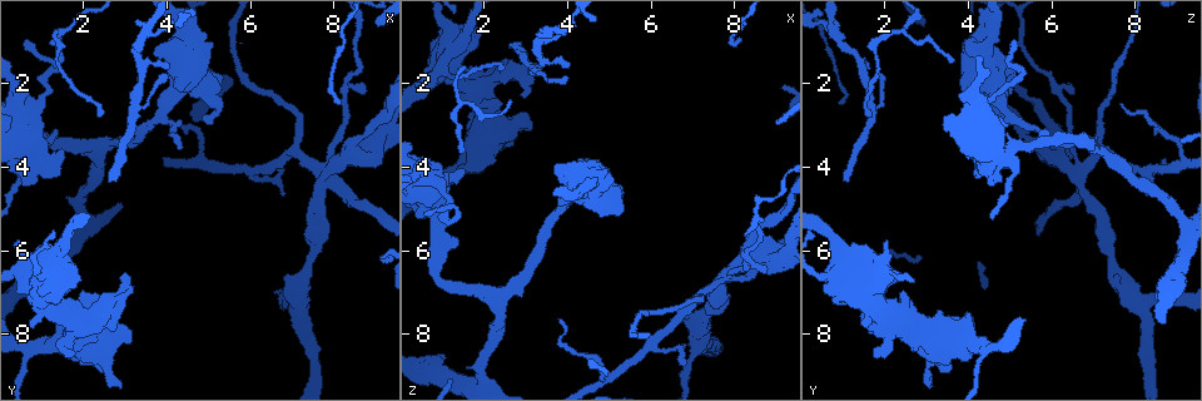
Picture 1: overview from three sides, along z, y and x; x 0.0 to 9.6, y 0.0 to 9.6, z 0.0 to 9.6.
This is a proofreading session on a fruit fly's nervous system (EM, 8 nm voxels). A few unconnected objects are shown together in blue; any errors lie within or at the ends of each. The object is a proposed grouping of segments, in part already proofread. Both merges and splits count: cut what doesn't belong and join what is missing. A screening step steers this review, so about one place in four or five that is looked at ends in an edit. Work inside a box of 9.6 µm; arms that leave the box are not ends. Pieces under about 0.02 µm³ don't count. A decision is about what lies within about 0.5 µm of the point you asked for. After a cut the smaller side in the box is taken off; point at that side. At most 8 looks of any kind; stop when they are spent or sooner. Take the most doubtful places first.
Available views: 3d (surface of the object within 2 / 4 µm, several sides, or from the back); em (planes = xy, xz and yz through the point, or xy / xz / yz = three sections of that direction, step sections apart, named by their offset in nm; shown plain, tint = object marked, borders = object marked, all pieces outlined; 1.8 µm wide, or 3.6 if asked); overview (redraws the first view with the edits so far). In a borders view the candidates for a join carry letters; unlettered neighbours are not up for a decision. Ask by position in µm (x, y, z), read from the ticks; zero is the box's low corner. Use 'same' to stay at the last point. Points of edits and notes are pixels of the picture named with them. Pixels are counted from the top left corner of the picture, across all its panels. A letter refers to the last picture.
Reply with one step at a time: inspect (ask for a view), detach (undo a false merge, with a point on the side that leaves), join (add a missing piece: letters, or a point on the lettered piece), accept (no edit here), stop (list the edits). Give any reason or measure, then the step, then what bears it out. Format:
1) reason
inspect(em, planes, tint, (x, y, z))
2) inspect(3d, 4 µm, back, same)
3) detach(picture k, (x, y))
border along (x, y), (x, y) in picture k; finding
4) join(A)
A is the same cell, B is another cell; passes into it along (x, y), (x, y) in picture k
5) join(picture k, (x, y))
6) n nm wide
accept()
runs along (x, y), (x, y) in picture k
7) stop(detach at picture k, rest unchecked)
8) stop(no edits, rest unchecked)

abrupt turn
inspect(3d, 4 µm, (7.75, 4.15, 6.60))

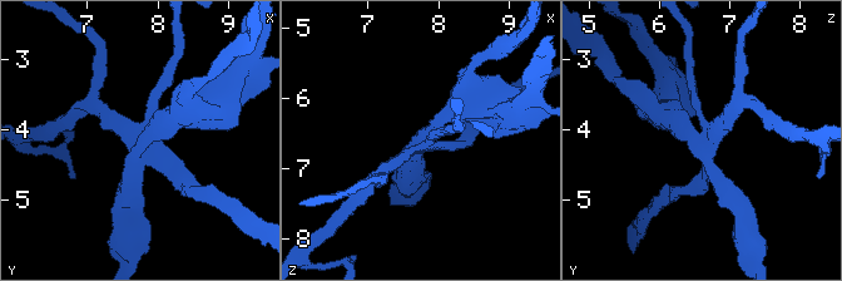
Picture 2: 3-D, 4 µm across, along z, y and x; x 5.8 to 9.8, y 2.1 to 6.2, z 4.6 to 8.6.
need the tissue
inspect(em, planes, borders, (7.80, 4.10, 6.60))

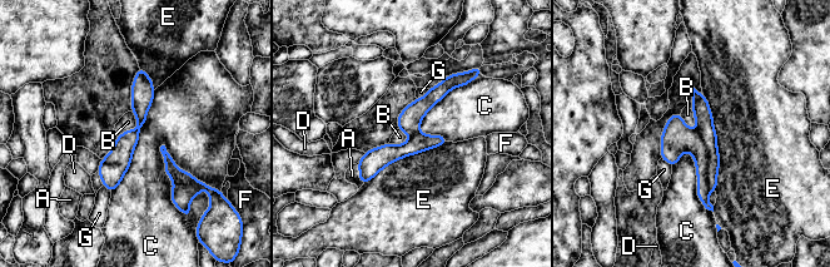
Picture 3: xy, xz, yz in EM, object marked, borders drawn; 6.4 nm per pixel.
E touches over 650 nm
detach(picture 3, (676, 138))
A, B, C, D, E, F and G are other cells; border along (695, 130), (705, 149), (710, 191) in picture 3; two neurons meet here

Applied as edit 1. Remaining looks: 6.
sudden change in width
inspect(em, planes, borders, (3.55, 0.75, 0.80))

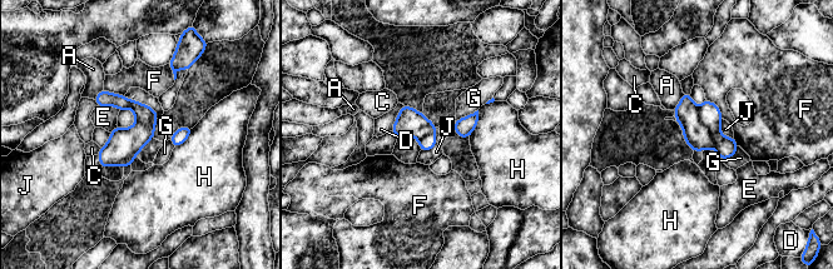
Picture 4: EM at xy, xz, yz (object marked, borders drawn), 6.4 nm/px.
J touches over 260 nm
detach(picture 4, (709, 114))
A, C, D, E, F, G, H and J are other cells; two neurons meet here

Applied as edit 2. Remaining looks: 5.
sudden change in width
inspect(em, planes, borders, (0.70, 2.70, 4.30))

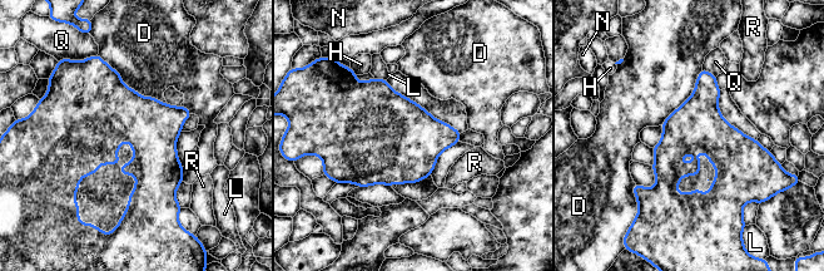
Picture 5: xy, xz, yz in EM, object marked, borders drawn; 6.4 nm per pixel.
340 nm wide
accept()
D, H, L, N, Q and R are other cells; border along (98, 54), (128, 87), (167, 104) in picture 5; all the same neuron

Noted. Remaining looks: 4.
inspect(em, planes, plain, (1.30, 3.05, 5.85))

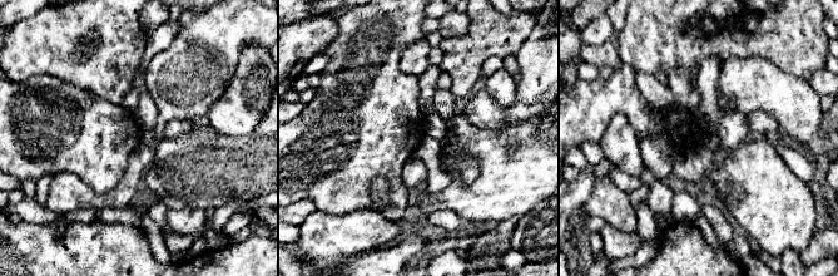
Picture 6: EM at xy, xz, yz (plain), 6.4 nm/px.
inspect(em, planes, borders, same)

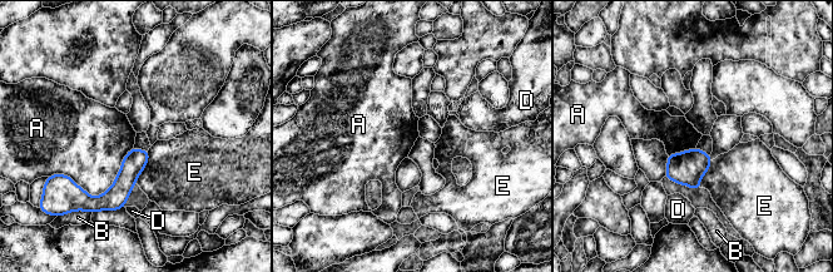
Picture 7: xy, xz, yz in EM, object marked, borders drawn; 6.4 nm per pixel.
150 nm wide
accept()
A, B, D and E are other cells; border along (133, 147), (100, 194), (51, 176) in picture 7; no lettered piece goes on from it

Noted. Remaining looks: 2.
stop(detach at picture 3, detach at picture 4, rest unchecked)

